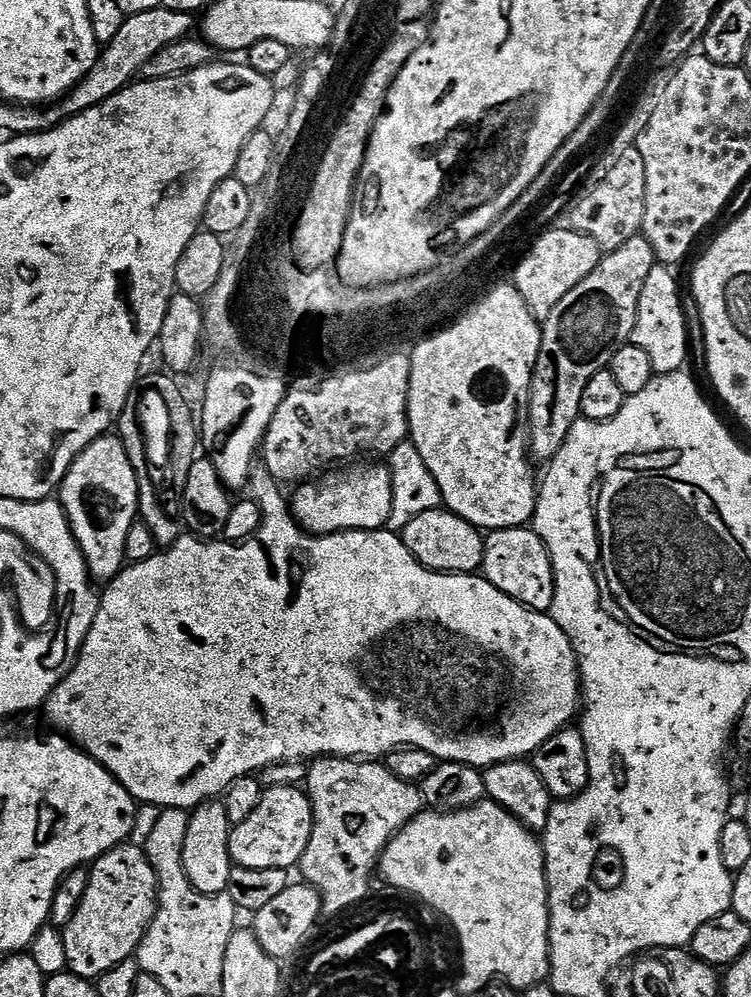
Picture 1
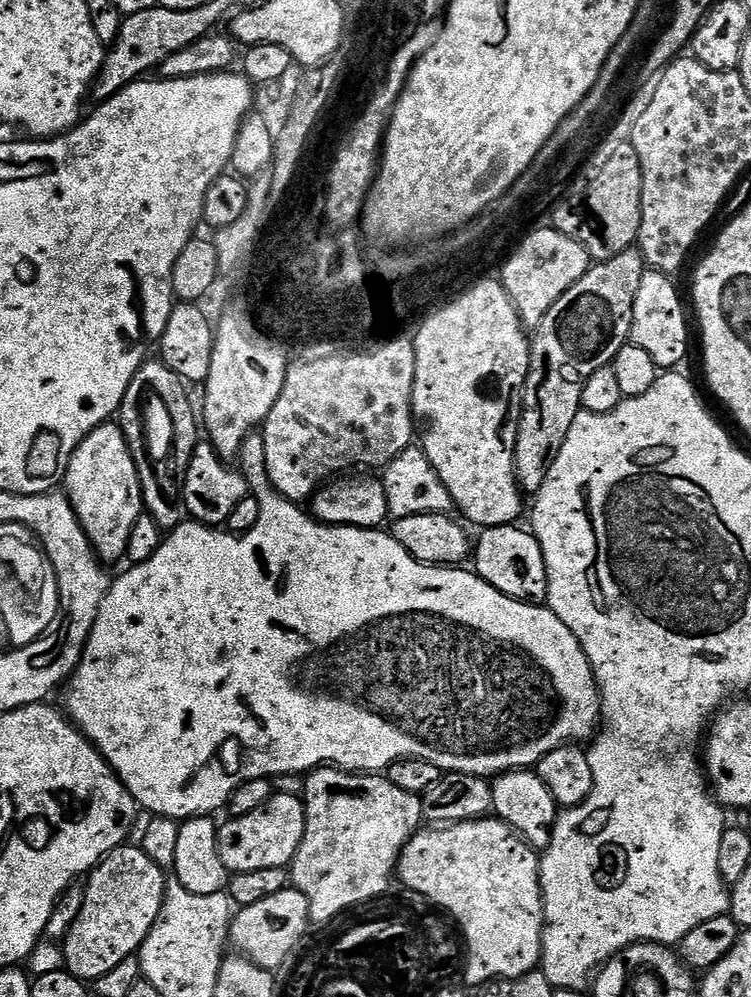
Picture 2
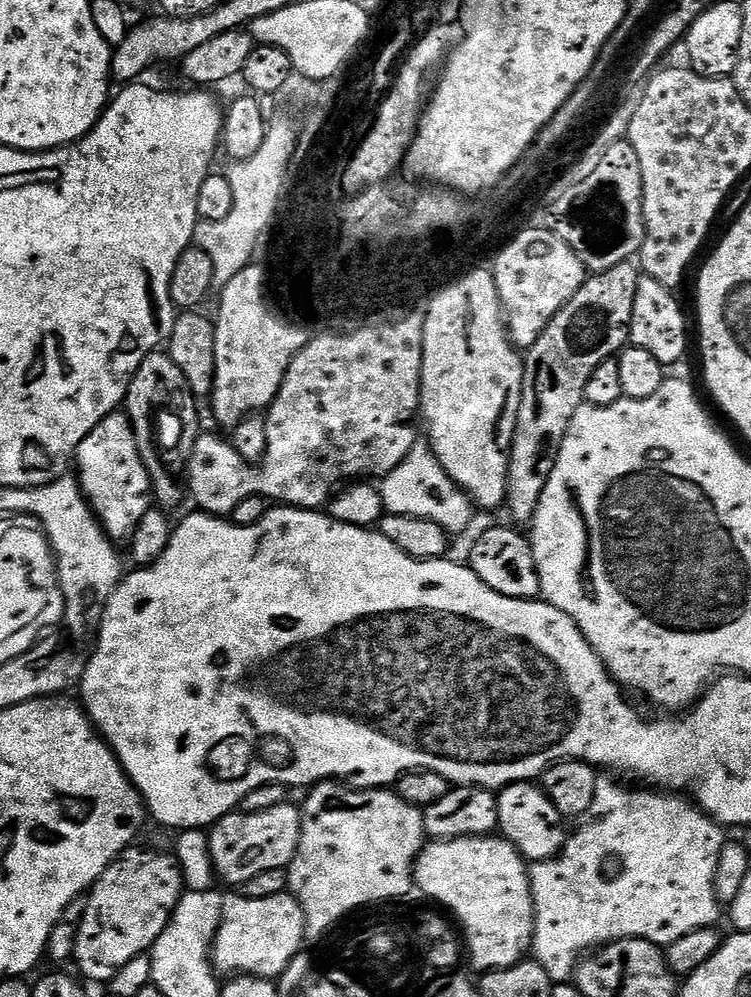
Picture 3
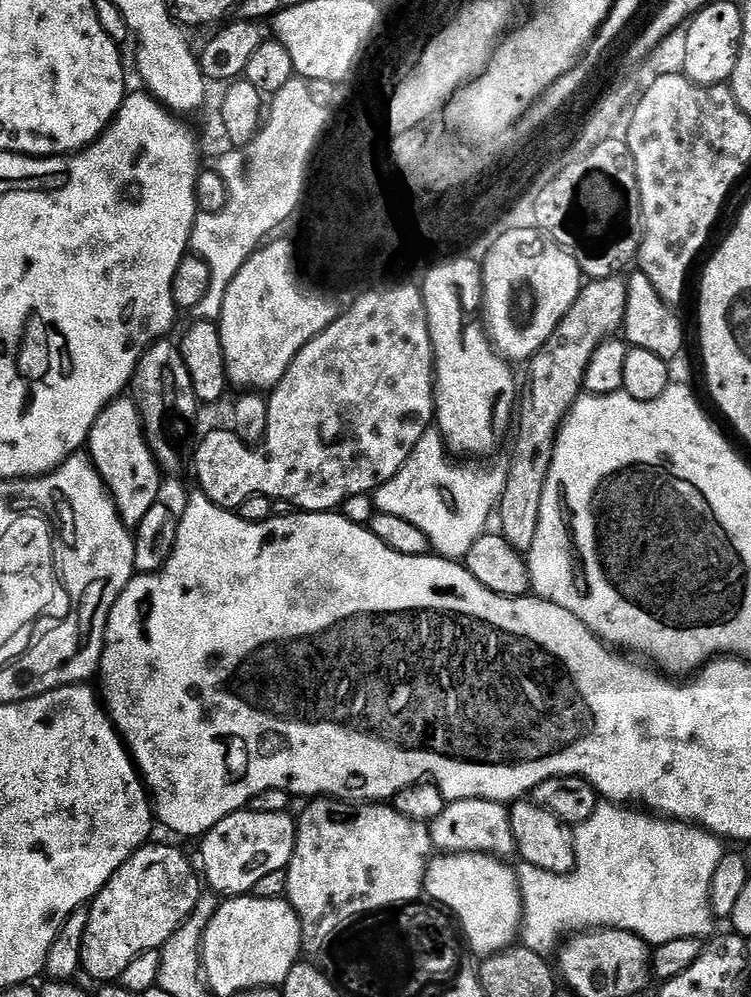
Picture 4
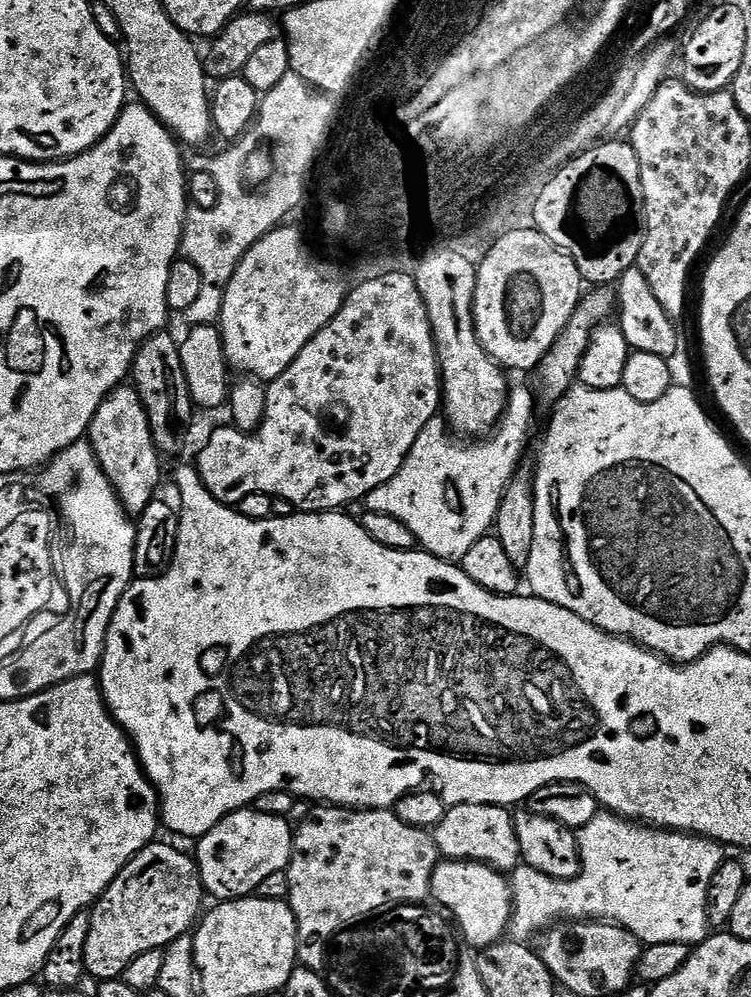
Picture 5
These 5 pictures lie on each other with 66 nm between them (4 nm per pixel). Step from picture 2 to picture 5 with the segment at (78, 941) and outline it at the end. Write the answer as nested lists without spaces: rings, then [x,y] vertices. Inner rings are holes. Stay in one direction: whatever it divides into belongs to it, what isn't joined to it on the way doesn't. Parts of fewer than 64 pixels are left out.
[[[153,842],[145,846],[120,871],[118,878],[110,882],[110,886],[90,909],[90,934],[86,934],[84,970],[89,977],[93,976],[93,981],[121,979],[126,966],[130,966],[130,962],[134,962],[138,954],[146,954],[146,950],[167,948],[180,936],[189,935],[201,919],[200,903],[206,900],[206,893],[195,859],[189,853],[187,856],[186,853],[179,852],[172,844],[160,843]]]

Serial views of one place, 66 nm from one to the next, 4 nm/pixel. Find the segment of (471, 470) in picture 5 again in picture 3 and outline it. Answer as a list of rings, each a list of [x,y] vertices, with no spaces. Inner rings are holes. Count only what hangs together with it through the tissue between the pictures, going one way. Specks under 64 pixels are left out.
[[[418,442],[402,458],[402,462],[378,484],[380,497],[384,503],[384,512],[390,516],[413,516],[419,520],[429,520],[442,526],[449,534],[460,532],[472,520],[474,505],[468,495],[457,488],[455,482],[442,470],[438,458],[432,453],[427,442]]]

